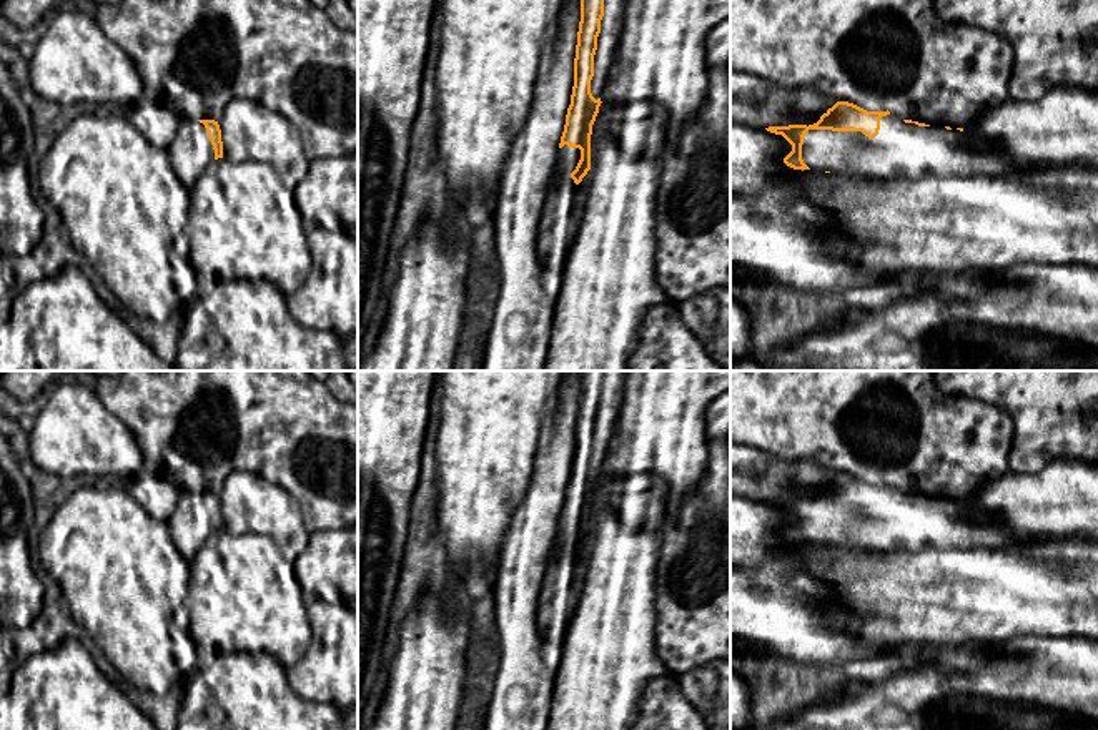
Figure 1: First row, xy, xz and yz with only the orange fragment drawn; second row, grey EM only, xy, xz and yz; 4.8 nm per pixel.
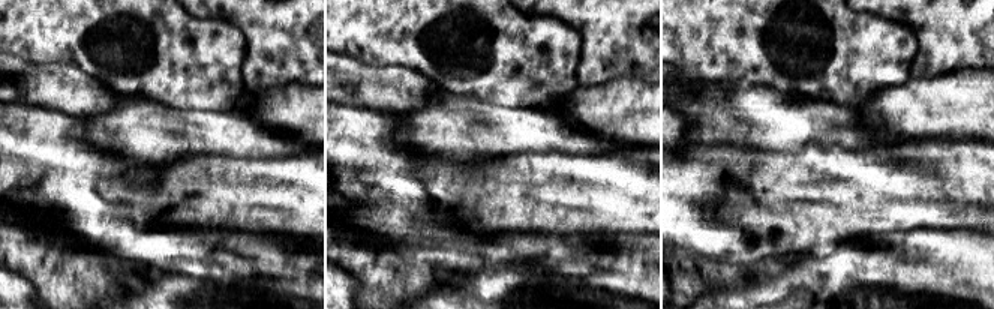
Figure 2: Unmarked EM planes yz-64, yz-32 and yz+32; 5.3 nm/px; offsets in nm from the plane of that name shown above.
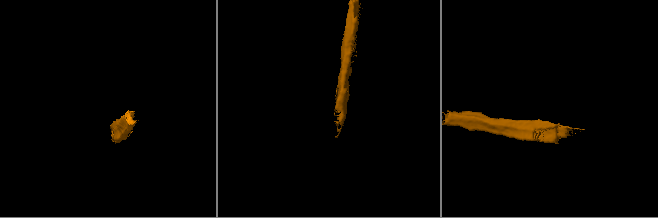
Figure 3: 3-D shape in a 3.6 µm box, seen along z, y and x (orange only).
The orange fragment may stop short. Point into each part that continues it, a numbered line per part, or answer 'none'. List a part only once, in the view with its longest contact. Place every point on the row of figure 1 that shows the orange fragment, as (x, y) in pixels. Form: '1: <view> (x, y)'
1: xz (614, 10)
2: yz (900, 148)

